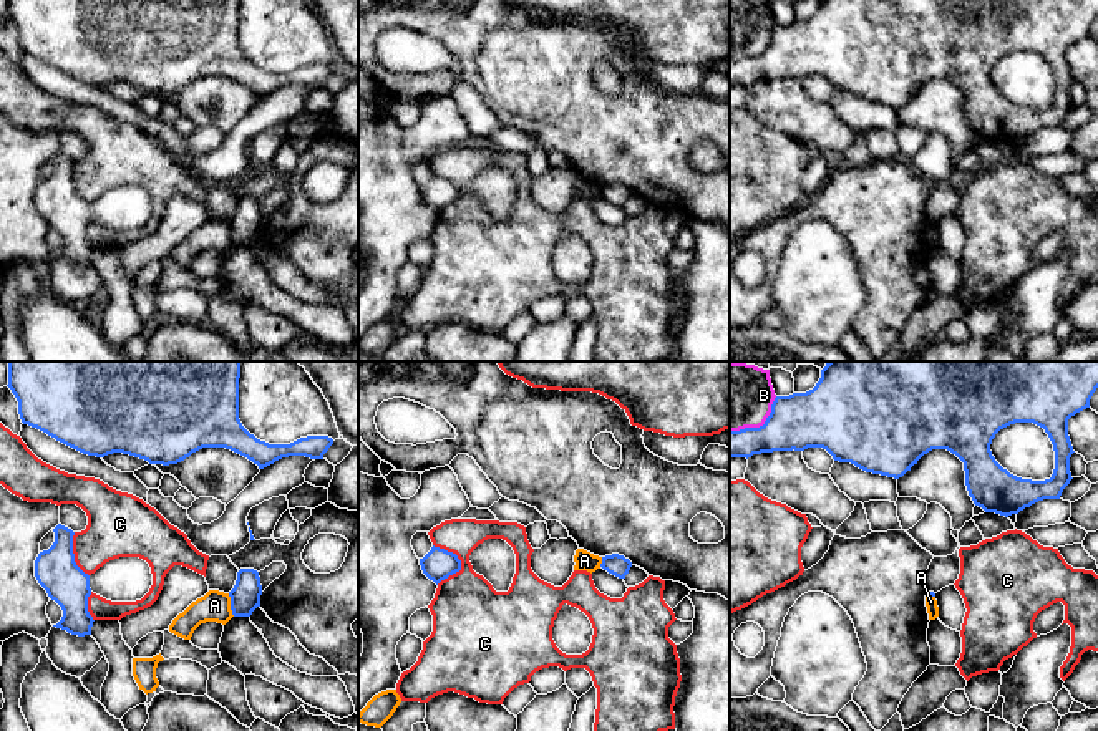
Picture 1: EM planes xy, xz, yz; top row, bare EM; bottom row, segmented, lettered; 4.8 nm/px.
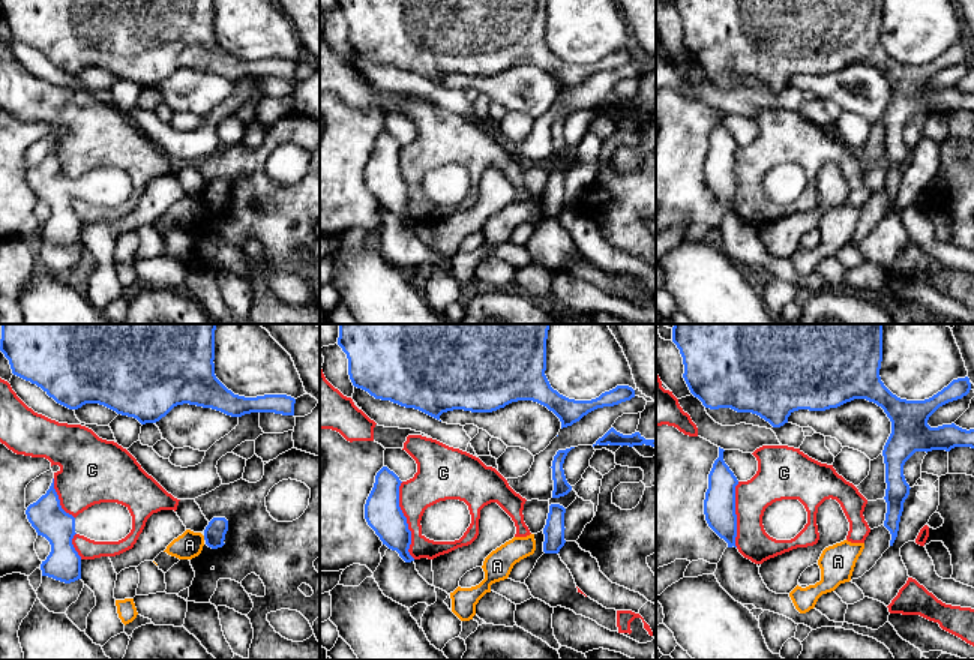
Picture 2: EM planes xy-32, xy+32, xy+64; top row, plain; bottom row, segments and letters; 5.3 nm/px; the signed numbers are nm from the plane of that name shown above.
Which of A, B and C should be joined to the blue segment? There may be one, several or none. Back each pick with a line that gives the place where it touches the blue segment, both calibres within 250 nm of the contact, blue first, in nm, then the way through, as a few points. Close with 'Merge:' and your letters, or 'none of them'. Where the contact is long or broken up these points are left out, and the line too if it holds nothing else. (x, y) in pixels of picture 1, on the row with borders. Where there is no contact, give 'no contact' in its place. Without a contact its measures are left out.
Merge: none of them

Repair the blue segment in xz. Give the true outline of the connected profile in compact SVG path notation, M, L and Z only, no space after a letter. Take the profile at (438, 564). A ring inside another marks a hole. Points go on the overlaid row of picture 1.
M435 545L423 559L420 559L420 565L423 574L436 585L461 570L461 560L456 554Z

